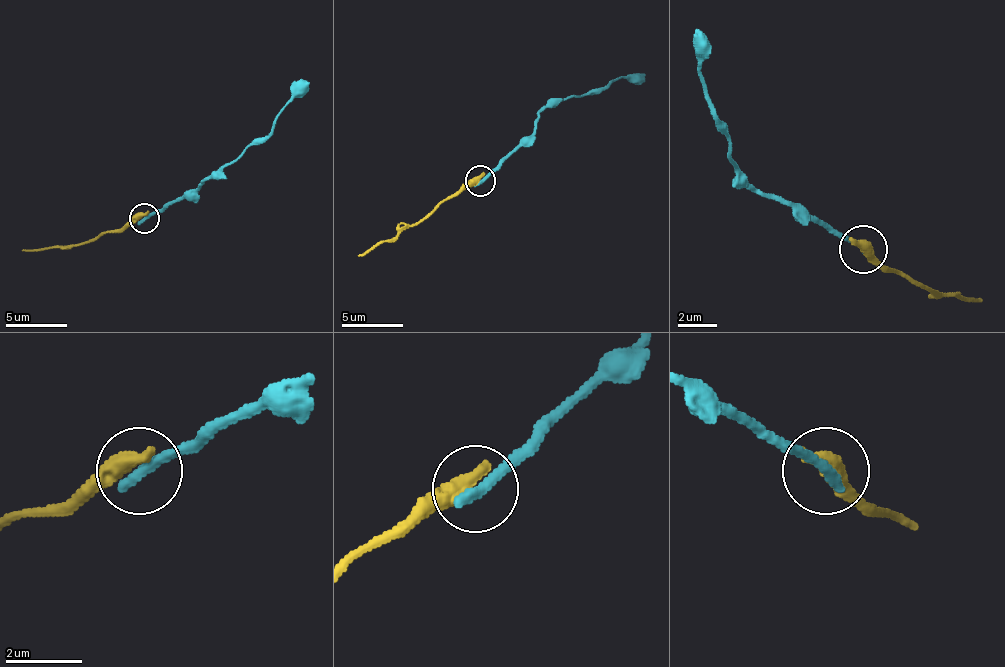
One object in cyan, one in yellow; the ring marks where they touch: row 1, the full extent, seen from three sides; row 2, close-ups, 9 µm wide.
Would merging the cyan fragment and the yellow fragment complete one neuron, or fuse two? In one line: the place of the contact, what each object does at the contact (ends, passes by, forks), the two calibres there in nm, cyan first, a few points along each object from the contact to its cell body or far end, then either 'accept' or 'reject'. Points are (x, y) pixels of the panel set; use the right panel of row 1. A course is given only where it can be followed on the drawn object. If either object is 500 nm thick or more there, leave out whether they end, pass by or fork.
place (863, 249); calibres 360 and 550 nm; course cyan (862, 248), (813, 224), (746, 180), (726, 127), (707, 108), (697, 30); course yellow (862, 248), (881, 267), (929, 292), (983, 301); reject

